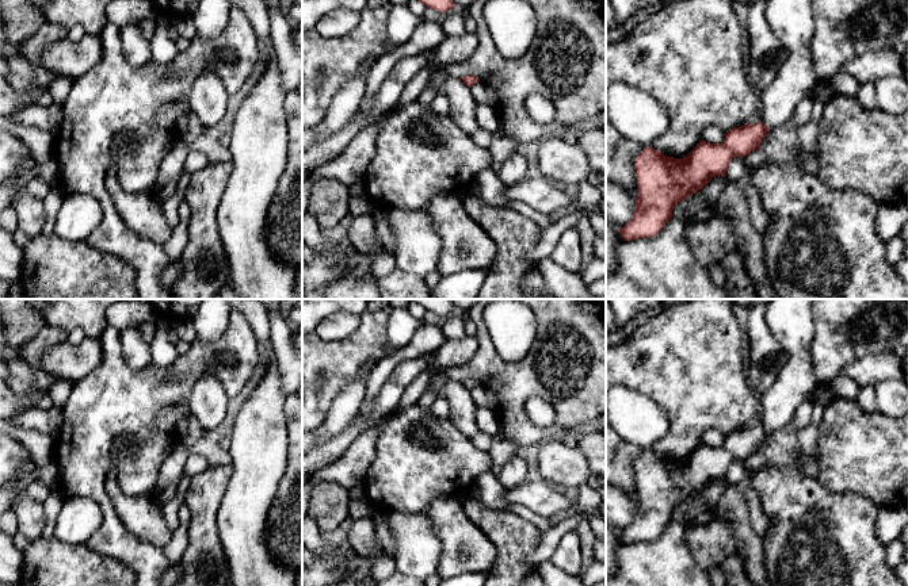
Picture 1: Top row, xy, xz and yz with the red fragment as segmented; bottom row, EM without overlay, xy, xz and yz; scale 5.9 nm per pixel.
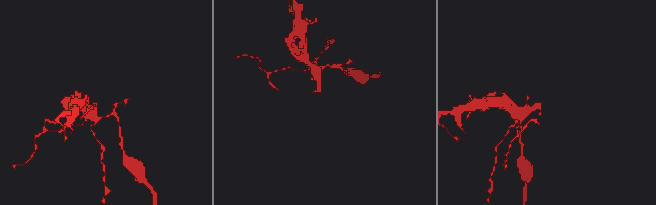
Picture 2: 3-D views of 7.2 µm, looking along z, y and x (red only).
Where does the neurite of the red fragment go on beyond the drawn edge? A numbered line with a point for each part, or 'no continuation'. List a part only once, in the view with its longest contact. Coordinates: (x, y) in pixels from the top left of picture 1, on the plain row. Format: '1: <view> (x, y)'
1: yz (790, 321)

